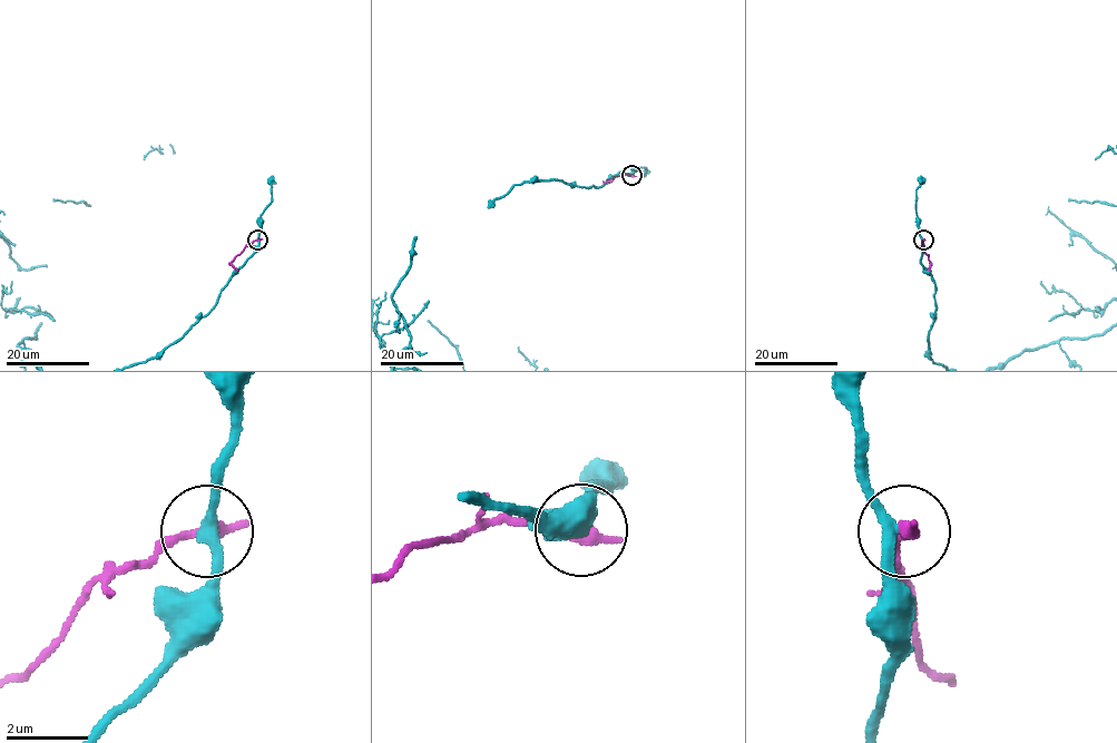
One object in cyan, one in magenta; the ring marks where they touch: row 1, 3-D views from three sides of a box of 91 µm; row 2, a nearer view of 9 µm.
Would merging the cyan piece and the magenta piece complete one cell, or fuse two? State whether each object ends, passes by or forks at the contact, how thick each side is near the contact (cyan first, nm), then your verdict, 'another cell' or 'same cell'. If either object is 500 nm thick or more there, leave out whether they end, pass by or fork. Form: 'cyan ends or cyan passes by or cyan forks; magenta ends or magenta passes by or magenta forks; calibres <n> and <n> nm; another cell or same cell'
cyan passes by; magenta ends; calibres 280 and 360 nm; another cell

